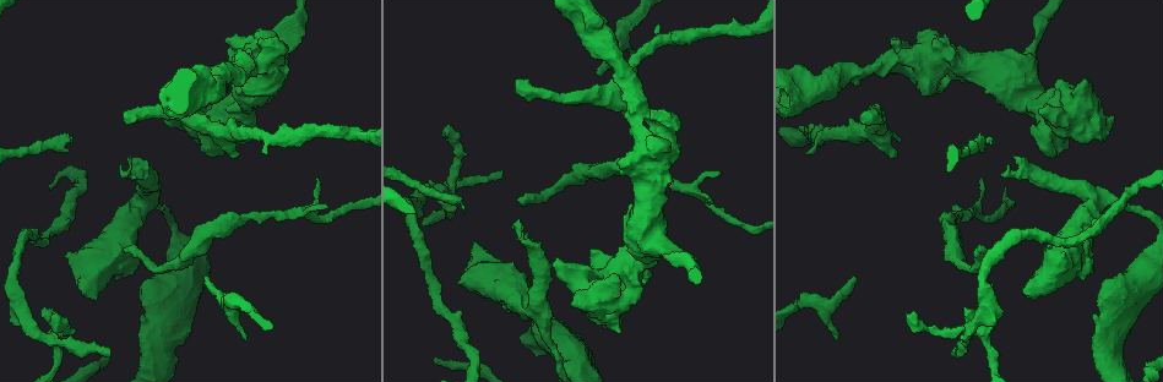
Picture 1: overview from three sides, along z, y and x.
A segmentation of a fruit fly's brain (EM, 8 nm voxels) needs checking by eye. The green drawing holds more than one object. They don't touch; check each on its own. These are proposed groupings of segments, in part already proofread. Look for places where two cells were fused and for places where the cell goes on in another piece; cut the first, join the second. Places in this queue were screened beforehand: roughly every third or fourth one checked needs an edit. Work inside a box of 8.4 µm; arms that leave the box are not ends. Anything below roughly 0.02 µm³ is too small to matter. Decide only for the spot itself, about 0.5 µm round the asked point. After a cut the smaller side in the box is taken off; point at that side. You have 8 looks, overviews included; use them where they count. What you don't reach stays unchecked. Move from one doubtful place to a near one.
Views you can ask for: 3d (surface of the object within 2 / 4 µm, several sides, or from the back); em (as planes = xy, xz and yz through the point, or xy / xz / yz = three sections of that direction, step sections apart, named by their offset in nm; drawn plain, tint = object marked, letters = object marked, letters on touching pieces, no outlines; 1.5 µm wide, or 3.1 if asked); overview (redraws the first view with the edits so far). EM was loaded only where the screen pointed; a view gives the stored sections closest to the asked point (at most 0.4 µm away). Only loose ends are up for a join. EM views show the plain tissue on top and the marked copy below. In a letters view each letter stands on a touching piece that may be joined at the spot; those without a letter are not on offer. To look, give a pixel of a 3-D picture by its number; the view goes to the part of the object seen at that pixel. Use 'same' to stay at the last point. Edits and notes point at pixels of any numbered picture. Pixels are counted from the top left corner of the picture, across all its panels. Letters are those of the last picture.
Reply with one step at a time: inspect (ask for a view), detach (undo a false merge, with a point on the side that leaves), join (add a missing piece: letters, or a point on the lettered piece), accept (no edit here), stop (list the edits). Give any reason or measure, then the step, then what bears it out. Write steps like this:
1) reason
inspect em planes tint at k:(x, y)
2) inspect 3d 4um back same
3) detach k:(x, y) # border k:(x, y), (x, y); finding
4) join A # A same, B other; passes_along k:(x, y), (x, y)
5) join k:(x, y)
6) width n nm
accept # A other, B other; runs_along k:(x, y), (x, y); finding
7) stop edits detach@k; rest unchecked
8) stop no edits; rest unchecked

branch stops here
inspect 3d 2um at 1:(941, 41)

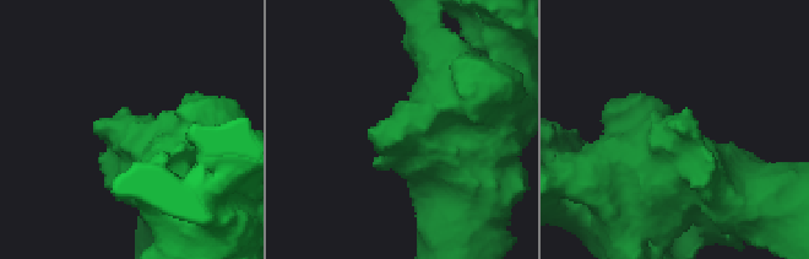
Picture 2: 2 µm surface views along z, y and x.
need the tissue
inspect em xy step 4 letters at 2:(98, 123)

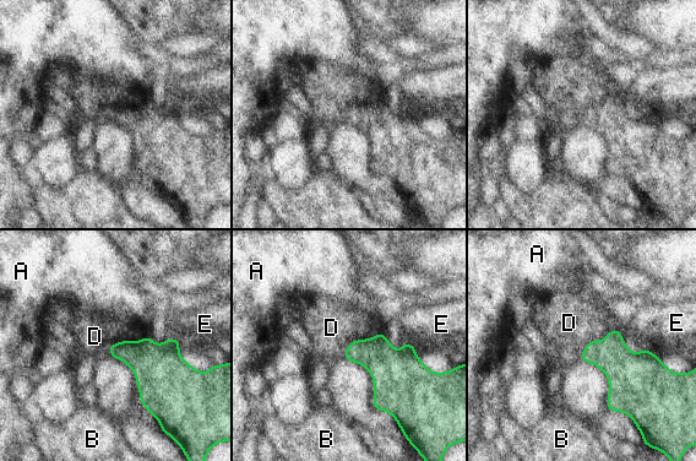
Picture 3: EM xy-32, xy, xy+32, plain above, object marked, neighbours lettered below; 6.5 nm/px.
longest_contact D 320 nm
join D # A other, B other, D same, E other; passes_along 3:(621, 367), (594, 341), (569, 323); it goes on there

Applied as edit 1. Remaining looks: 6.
thin end
inspect em xy step 8 letters at 1:(710, 200)

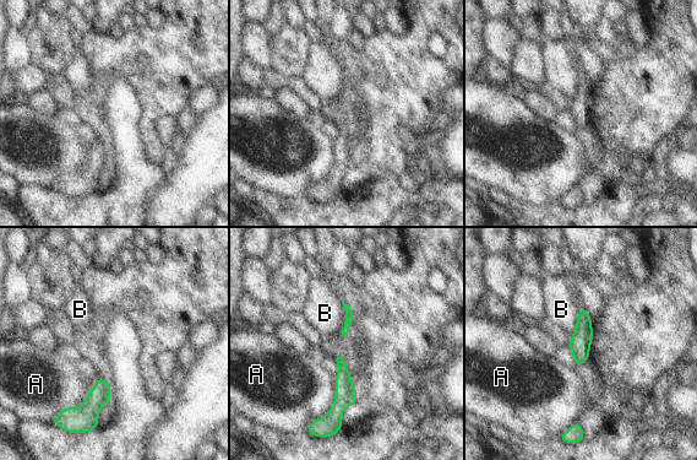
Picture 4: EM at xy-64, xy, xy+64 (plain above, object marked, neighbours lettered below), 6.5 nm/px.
inspect em planes letters same

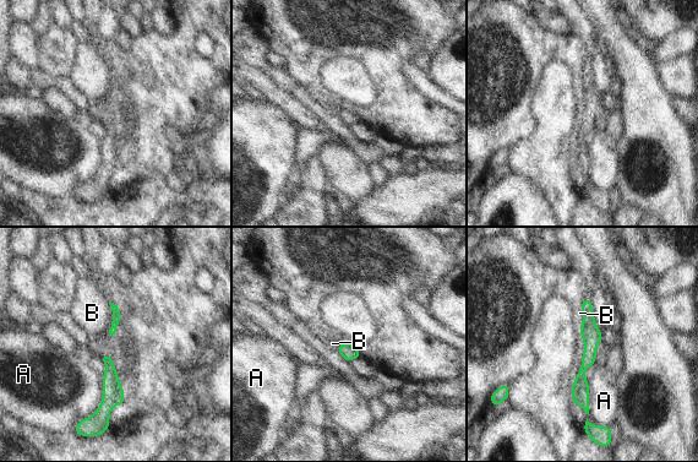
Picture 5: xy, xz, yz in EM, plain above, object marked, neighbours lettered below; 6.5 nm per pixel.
accept # A other, B other; border 5:(110, 303), (112, 326), (107, 333); no lettered piece goes on from it

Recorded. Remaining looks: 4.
abrupt turn
inspect 3d 4um at 1:(49, 336)

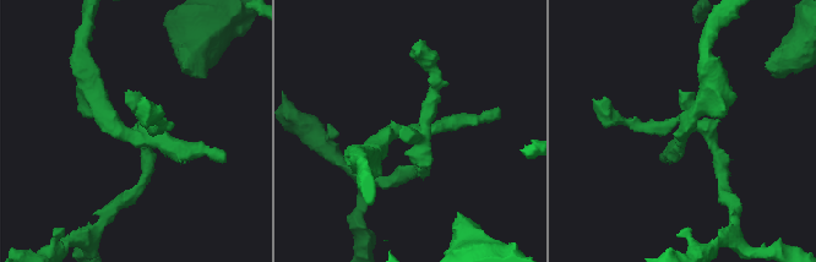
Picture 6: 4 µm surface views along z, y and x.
need the tissue
inspect em yz step 4 letters at 6:(134, 134)

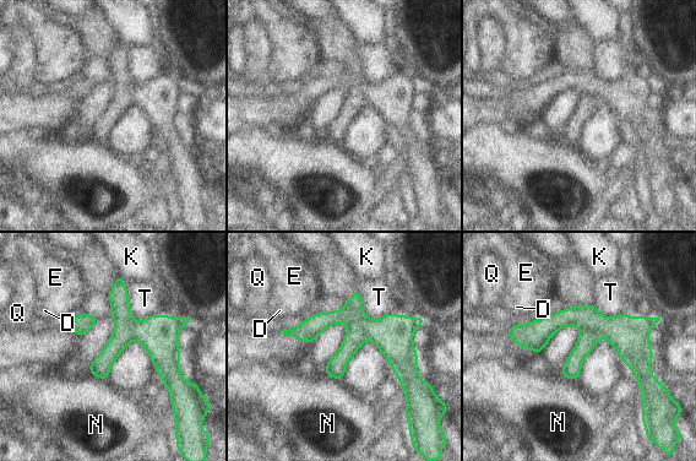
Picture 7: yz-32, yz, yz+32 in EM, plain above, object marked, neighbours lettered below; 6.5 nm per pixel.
inspect em planes letters same

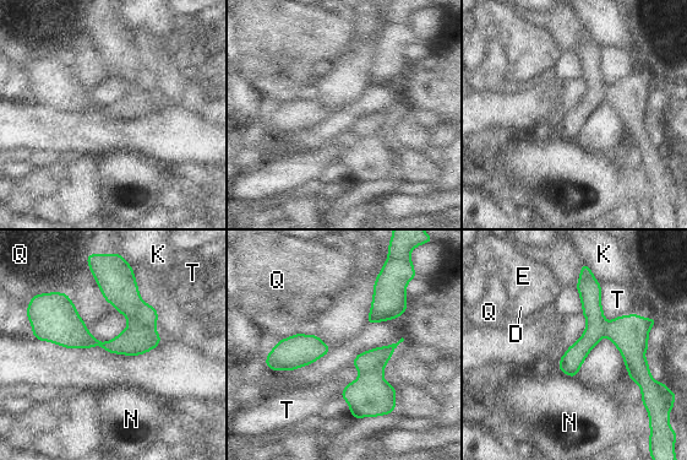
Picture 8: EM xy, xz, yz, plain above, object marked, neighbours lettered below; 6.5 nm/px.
detach 8:(147, 315) # D other, E other, K other, N other, Q other, T other; border 8:(141, 302), (138, 320), (154, 330); two cells meet here

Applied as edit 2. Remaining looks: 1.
stop edits join@3, detach@8; rest unchecked

